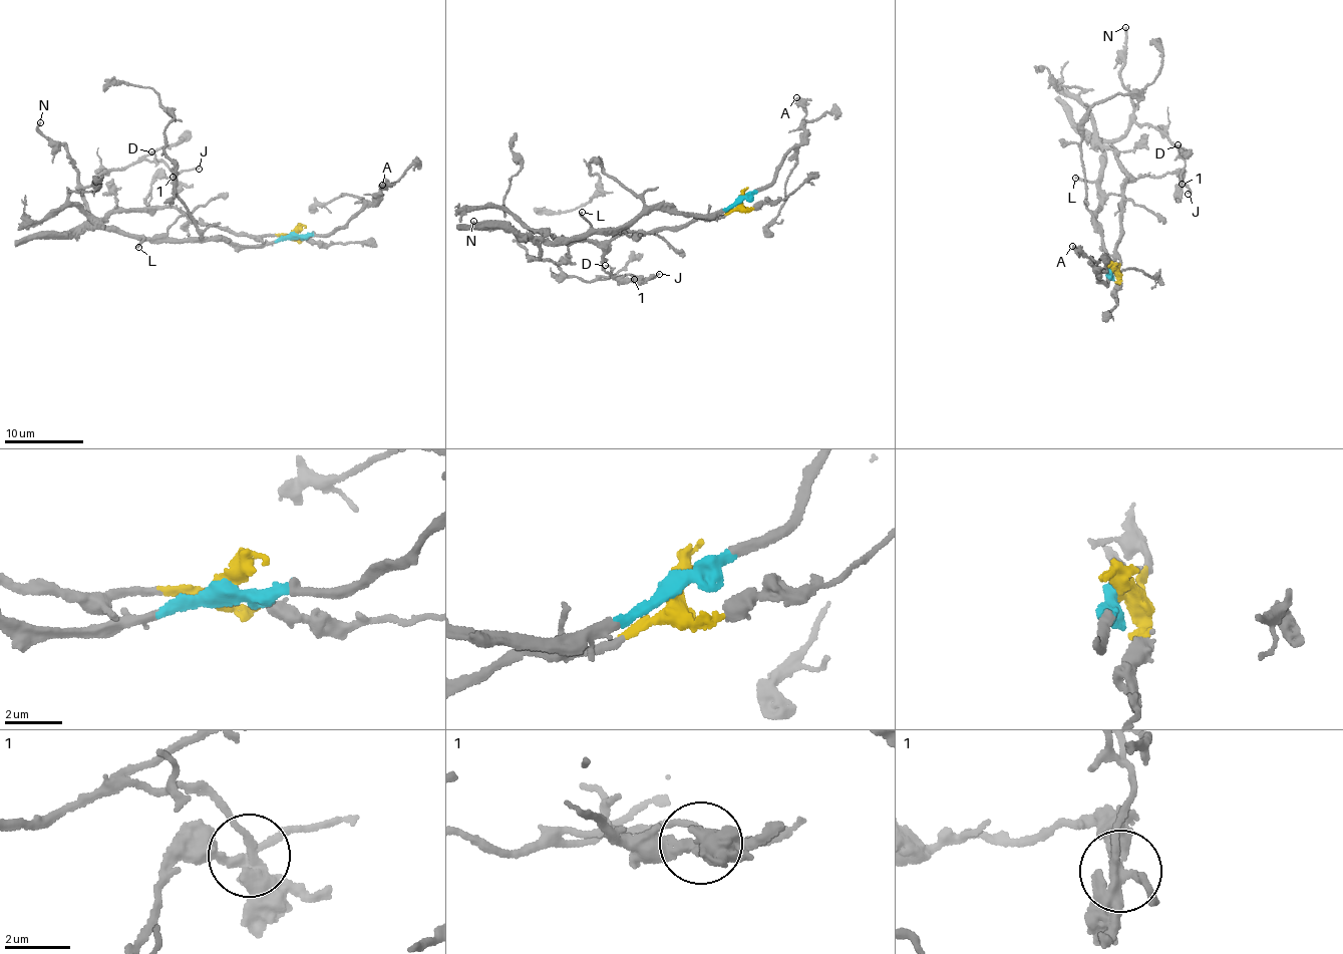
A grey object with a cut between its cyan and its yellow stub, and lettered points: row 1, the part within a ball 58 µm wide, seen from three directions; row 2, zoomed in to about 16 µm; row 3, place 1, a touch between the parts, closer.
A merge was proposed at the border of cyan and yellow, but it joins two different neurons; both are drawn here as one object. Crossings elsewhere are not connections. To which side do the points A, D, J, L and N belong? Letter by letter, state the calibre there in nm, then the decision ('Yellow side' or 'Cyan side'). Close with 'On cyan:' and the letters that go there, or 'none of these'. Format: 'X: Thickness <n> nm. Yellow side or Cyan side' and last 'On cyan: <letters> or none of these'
A: Thickness 180 nm. Cyan side
D: Thickness 140 nm. Cyan side
J: Thickness 170 nm. Yellow side
L: Thickness 190 nm. Cyan side
N: Thickness 200 nm. Cyan side
On cyan: A, D, L, N

